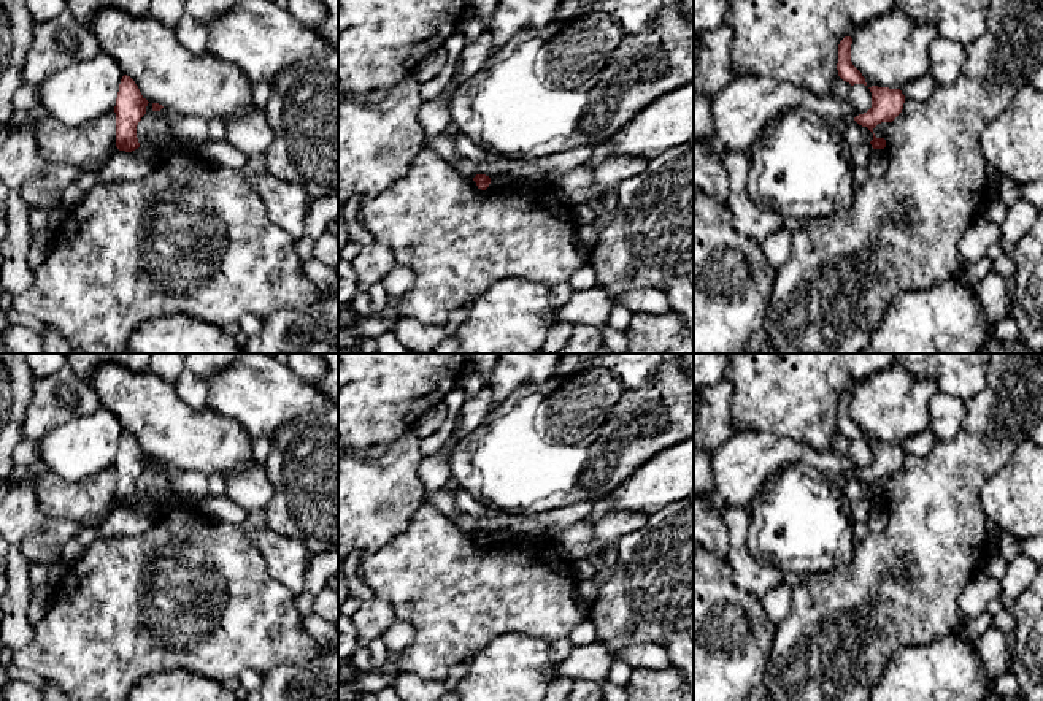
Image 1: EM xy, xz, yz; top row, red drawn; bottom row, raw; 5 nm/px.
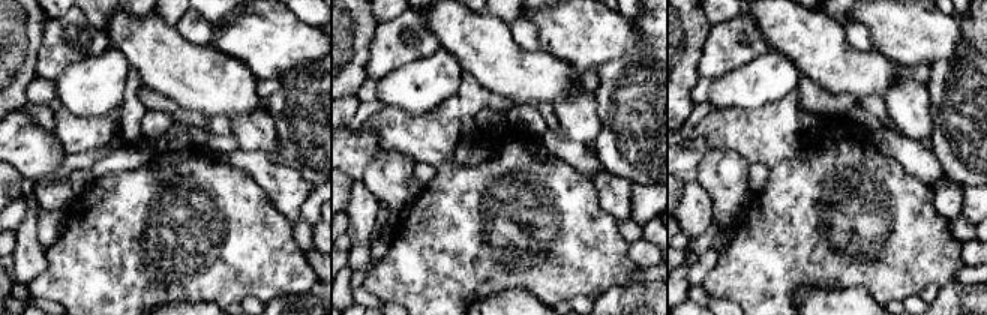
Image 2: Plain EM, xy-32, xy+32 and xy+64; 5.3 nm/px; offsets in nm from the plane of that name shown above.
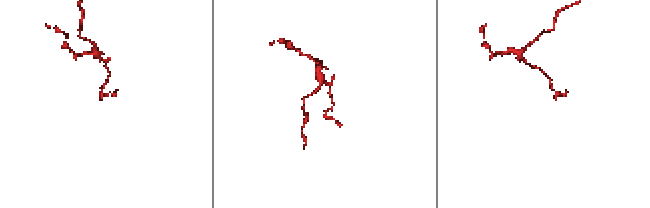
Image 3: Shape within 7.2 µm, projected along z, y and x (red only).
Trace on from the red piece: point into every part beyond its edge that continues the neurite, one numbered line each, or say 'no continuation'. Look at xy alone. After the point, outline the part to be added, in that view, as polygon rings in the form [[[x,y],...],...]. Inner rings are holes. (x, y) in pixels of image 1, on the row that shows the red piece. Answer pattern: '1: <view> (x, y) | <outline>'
no continuation

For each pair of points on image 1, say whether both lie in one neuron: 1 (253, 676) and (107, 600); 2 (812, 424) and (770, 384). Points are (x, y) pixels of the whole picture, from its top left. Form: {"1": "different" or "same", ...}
{"1": "different", "2": "same"}

